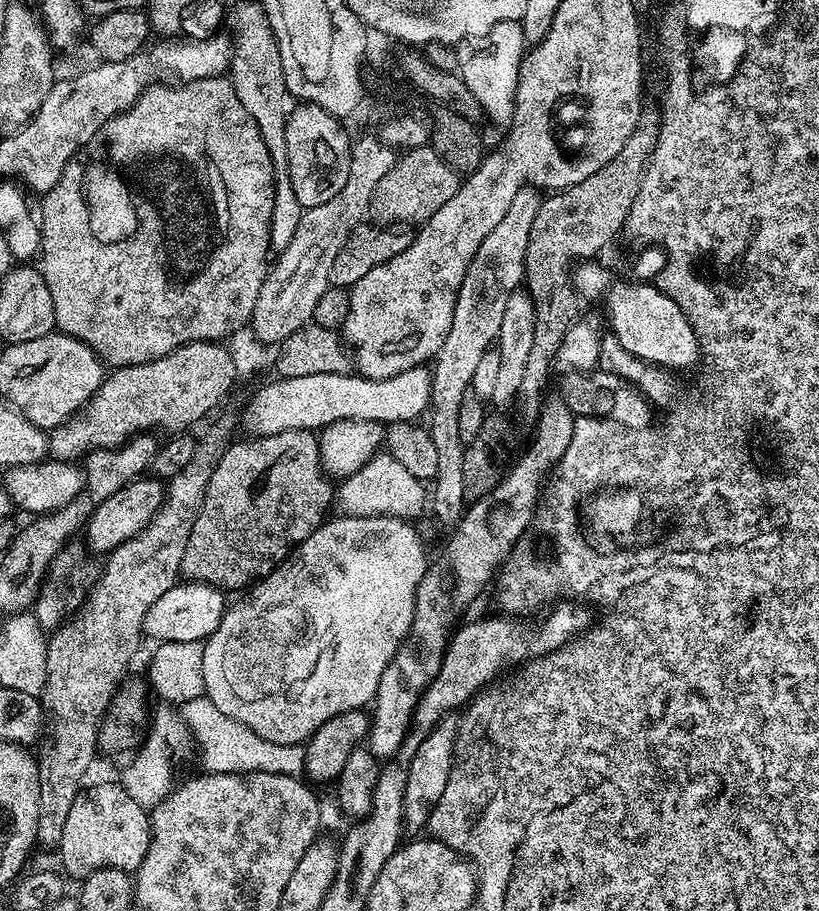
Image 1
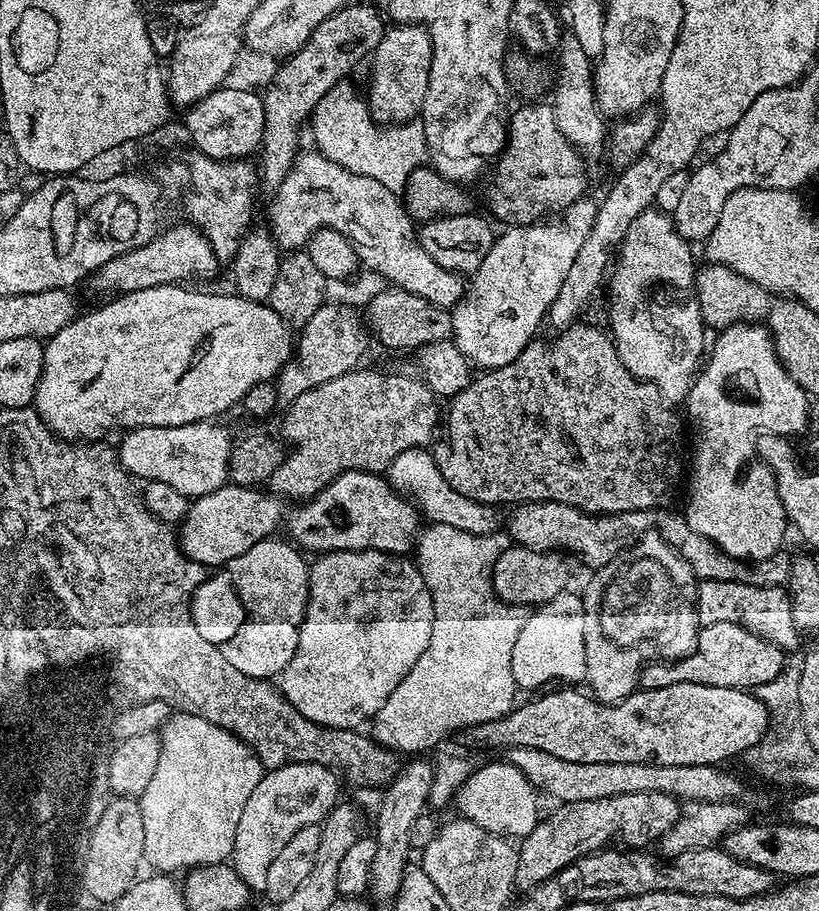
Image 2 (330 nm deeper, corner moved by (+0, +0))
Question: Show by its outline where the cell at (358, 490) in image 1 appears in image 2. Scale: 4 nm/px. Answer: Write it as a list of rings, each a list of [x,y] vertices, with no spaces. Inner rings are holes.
[[[433,522],[427,526],[429,528],[425,532],[423,529],[418,536],[418,548],[420,544],[418,563],[431,595],[435,594],[436,588],[444,592],[444,584],[460,584],[460,580],[468,580],[464,588],[480,588],[480,584],[490,584],[492,566],[510,544],[509,537],[505,533],[505,537],[500,530],[489,535],[476,535],[460,530],[458,526]]]

